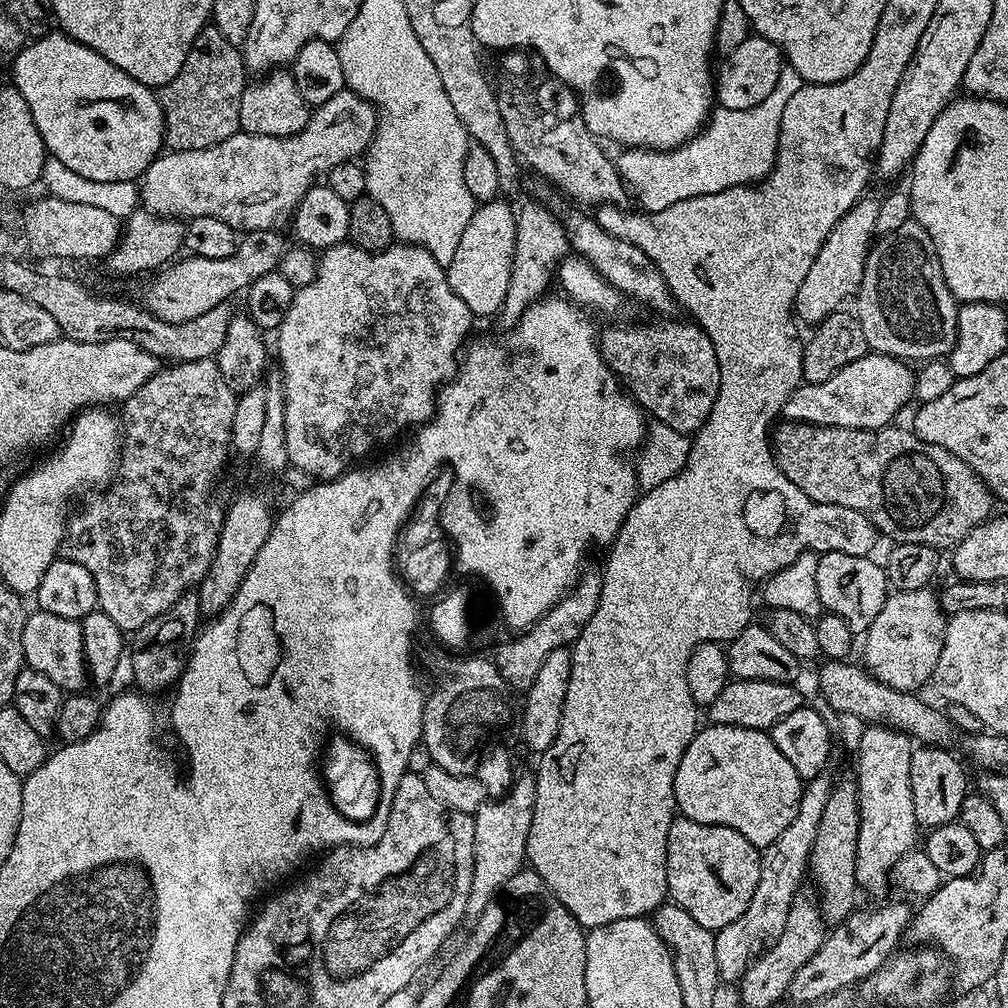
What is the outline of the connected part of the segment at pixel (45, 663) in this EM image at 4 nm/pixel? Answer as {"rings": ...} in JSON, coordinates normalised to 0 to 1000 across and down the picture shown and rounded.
{"rings":[[[39,605],[33,606],[26,613],[22,625],[22,645],[25,660],[46,669],[46,673],[50,673],[50,677],[54,677],[54,681],[58,681],[64,688],[78,688],[82,684],[79,682],[88,678],[78,615],[58,613],[58,609]]]}

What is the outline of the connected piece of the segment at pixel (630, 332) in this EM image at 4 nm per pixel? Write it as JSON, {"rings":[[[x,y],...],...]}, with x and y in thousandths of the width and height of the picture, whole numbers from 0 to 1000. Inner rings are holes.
{"rings":[[[659,315],[656,321],[623,321],[620,325],[603,325],[594,330],[595,350],[603,360],[603,364],[617,378],[618,384],[638,408],[643,408],[650,418],[665,423],[680,431],[688,431],[700,419],[704,407],[708,403],[708,395],[712,395],[714,382],[714,364],[712,351],[708,351],[708,339],[693,321],[682,319],[678,321],[672,315]]]}

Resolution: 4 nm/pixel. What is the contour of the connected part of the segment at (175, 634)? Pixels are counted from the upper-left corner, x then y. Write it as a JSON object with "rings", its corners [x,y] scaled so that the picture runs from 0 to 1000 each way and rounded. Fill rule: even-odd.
{"rings":[[[188,585],[181,589],[181,593],[177,593],[177,597],[173,597],[173,601],[169,601],[169,605],[157,609],[157,613],[149,613],[145,621],[130,628],[129,651],[131,647],[131,671],[136,679],[134,682],[144,688],[163,687],[167,682],[170,684],[183,668],[190,637],[194,634],[199,619],[198,598],[194,587]]]}

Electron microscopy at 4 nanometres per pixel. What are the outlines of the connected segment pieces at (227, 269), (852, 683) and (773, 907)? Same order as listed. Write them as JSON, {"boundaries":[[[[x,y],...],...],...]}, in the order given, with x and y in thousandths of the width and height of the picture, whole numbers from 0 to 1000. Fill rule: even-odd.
{"boundaries":[[[[274,228],[247,230],[234,243],[234,250],[223,258],[196,256],[187,252],[158,267],[150,275],[151,283],[143,290],[142,305],[165,319],[187,319],[204,312],[217,302],[226,302],[233,290],[241,291],[260,272],[275,269],[282,254],[284,239]]],[[[821,655],[813,663],[813,685],[813,689],[817,691],[826,704],[836,710],[850,710],[853,714],[861,714],[862,719],[875,718],[879,722],[889,722],[893,726],[905,731],[906,735],[917,740],[940,740],[943,739],[946,723],[939,709],[929,702],[924,702],[917,694],[912,694],[912,689],[904,687],[892,687],[886,683],[880,683],[866,673],[852,658],[838,657],[835,655]]],[[[814,768],[797,779],[795,795],[792,796],[788,815],[764,835],[754,846],[754,866],[752,879],[748,879],[748,891],[744,891],[744,899],[724,919],[709,926],[710,949],[715,973],[732,974],[737,970],[742,957],[754,947],[758,941],[772,935],[772,927],[780,920],[780,907],[784,907],[784,899],[789,891],[794,875],[800,871],[802,849],[808,839],[808,827],[812,827],[812,819],[815,815],[815,806],[819,804],[819,796],[825,787],[826,771]]]]}

